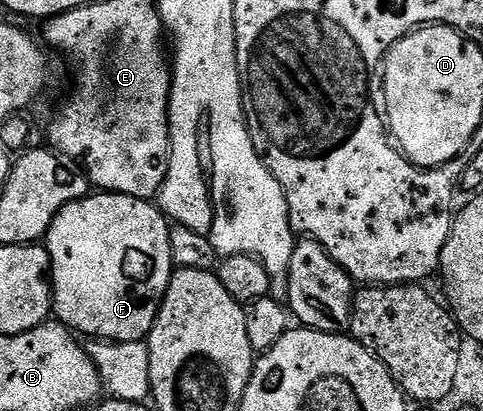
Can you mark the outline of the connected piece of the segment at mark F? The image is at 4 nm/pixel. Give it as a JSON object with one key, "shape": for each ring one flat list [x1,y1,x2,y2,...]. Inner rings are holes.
{"shape":[[89,193,86,198,79,198,77,202,66,204,62,208,62,212,58,212,58,216,54,216,46,235,46,249,52,261,50,271,52,308,55,317,63,322,69,330,77,335,89,334,87,337,92,340,100,339,106,342,143,342,147,339,148,333,152,331,152,325,156,322,156,315,160,312,160,303,164,300,164,294,168,291,168,285,174,273,170,256,170,222,159,205,153,204,147,198,135,198,125,194]]}

